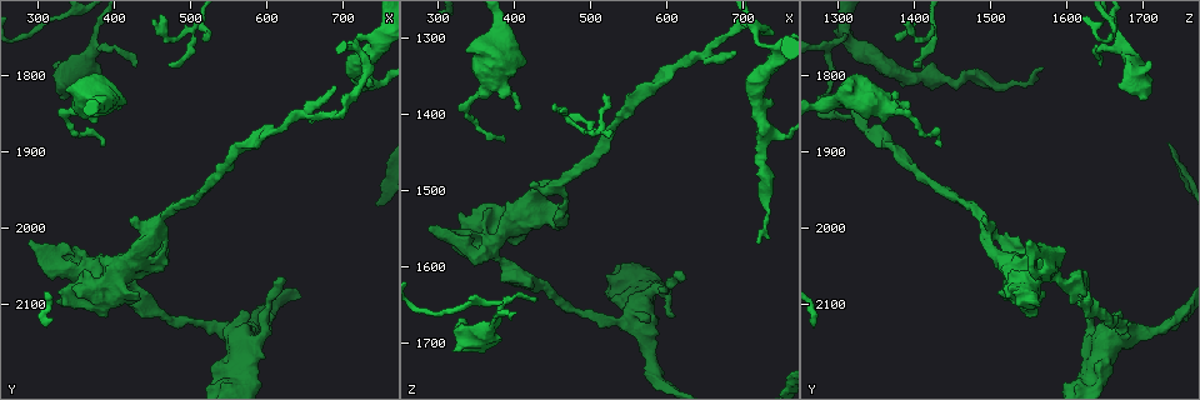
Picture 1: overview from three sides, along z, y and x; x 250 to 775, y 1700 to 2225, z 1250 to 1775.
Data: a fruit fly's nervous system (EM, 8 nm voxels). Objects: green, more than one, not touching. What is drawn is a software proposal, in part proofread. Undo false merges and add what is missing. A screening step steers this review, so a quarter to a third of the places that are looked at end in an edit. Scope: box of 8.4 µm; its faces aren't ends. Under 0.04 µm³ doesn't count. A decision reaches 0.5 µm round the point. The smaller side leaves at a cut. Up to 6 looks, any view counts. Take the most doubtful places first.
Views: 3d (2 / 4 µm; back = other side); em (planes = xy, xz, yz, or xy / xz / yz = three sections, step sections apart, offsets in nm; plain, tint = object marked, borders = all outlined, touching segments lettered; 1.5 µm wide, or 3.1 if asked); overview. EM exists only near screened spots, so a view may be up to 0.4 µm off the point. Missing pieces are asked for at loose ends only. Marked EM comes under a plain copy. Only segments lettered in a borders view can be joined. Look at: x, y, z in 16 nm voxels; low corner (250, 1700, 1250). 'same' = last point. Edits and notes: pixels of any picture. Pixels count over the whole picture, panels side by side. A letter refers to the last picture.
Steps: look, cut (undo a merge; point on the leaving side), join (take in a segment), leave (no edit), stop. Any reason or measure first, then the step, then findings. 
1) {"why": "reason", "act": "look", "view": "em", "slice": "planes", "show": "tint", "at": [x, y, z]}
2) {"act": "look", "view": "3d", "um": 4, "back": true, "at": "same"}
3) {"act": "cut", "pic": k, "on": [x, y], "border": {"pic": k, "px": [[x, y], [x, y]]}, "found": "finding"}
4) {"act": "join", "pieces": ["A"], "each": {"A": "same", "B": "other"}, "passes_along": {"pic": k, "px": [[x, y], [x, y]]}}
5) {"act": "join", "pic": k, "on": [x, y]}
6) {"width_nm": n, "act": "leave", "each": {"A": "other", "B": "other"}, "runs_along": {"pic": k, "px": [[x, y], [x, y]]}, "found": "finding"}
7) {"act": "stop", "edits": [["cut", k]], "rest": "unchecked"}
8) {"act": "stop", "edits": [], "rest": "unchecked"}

{"why": "branch stops here", "act": "look", "view": "3d", "um": 2, "at": [430, 2090, 1515]}

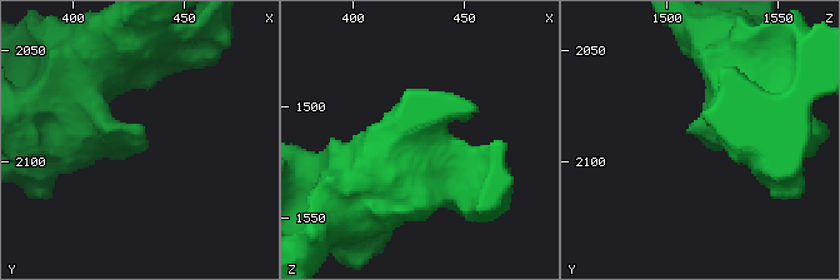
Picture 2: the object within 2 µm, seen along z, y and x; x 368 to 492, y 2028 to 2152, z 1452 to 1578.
{"why": "need the tissue", "act": "look", "view": "em", "slice": "planes", "show": "borders", "at": [431, 2089, 1516]}

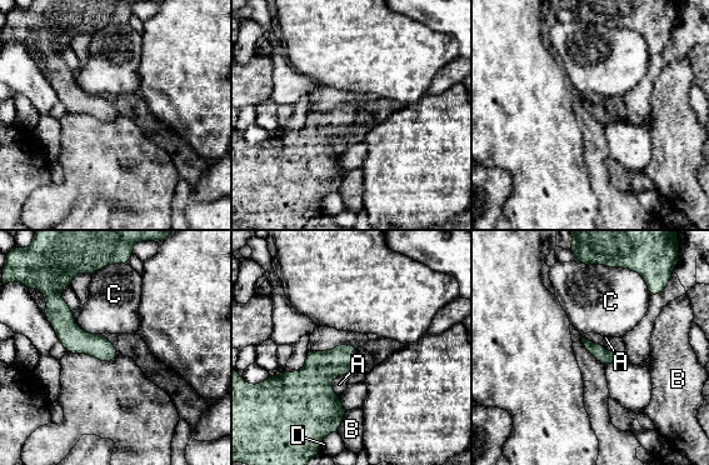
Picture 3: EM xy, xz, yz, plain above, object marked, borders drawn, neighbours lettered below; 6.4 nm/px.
{"act": "leave", "each": {"A": "other", "B": "other", "C": "other", "D": "other"}, "runs_along": {"pic": 3, "px": [[51, 306], [84, 343], [113, 354]]}, "found": "none of them fits"}

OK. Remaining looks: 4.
{"why": "an open end", "act": "look", "view": "3d", "um": 4, "at": [410, 1840, 1395]}

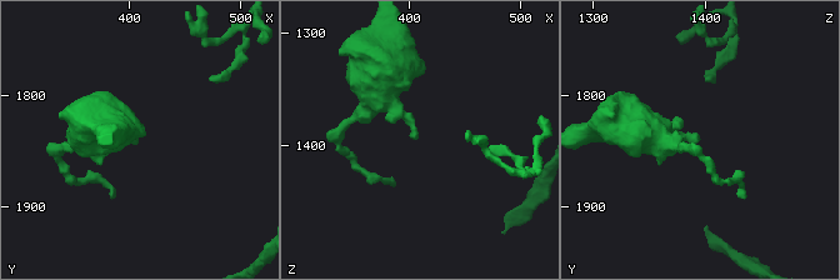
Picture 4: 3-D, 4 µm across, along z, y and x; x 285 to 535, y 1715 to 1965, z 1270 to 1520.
{"act": "look", "view": "em", "slice": "xy", "step": 4, "show": "borders", "at": [410, 1840, 1394]}

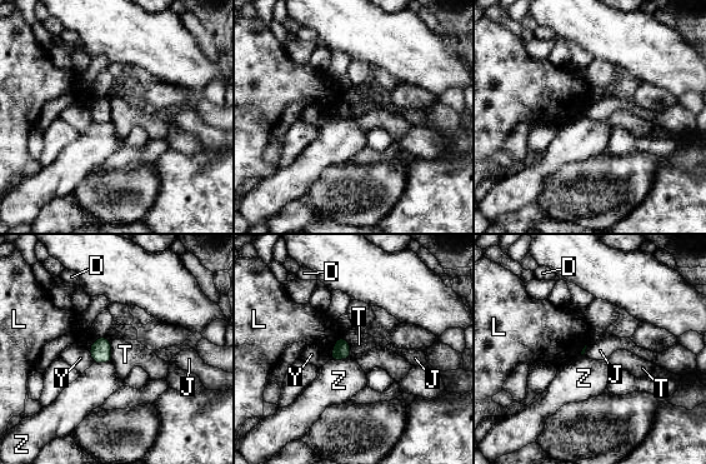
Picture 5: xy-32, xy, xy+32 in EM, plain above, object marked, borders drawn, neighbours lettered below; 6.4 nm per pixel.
{"act": "leave", "each": {"D": "other", "J": "other", "L": "other", "T": "other", "Y": "other", "Z": "other"}, "border": {"pic": 5, "px": [[351, 347], [349, 357]]}, "found": "no lettered segment goes on from it"}

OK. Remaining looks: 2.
{"why": "thin neck", "act": "look", "view": "em", "slice": "planes", "show": "borders", "at": [745, 1750, 1315]}

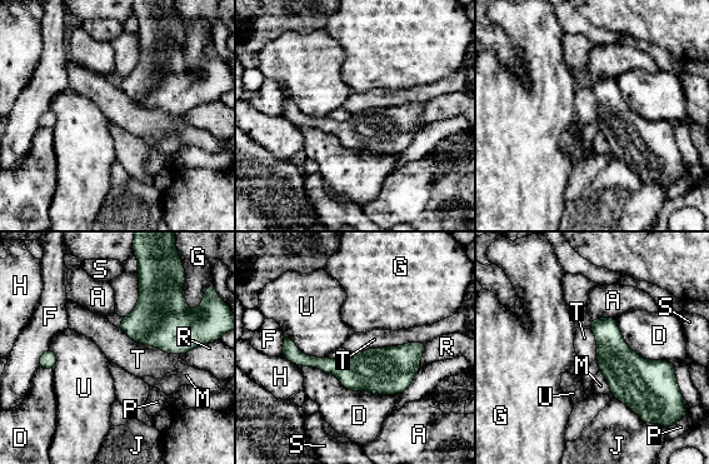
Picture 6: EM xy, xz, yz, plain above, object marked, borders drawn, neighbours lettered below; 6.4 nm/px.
{"longest_contact_nm": ["D", 700], "act": "leave", "each": {"A": "other", "D": "other", "F": "other", "G": "other", "H": "other", "J": "other", "M": "other", "P": "other", "R": "other", "S": "other", "T": "other", "U": "other"}, "found": "one neuron here"}

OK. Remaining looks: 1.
{"act": "stop", "edits": [], "rest": "unchecked"}

